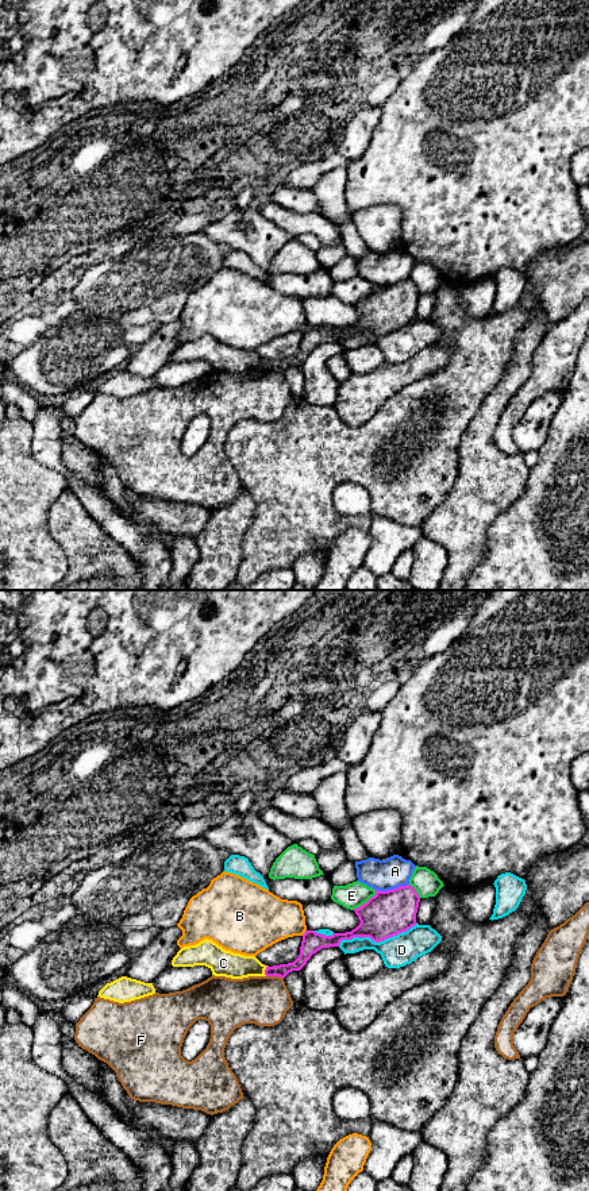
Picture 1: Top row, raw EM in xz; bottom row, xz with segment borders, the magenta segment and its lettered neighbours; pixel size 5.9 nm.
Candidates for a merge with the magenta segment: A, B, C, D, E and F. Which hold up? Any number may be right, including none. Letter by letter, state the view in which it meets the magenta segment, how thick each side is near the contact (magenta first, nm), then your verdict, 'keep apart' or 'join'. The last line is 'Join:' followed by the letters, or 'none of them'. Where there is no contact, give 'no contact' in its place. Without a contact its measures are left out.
A: xz | 280/190 nm | keep apart
B: xz | 120/300 nm | keep apart
C: xz | 80/160 nm | keep apart
D: xz | 280/190 nm | keep apart
E: xz | 280/150 nm | keep apart
F: xz | 90/300 nm | keep apart
Join: none of them

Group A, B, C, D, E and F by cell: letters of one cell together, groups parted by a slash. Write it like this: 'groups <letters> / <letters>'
groups A C D / B / E / F

